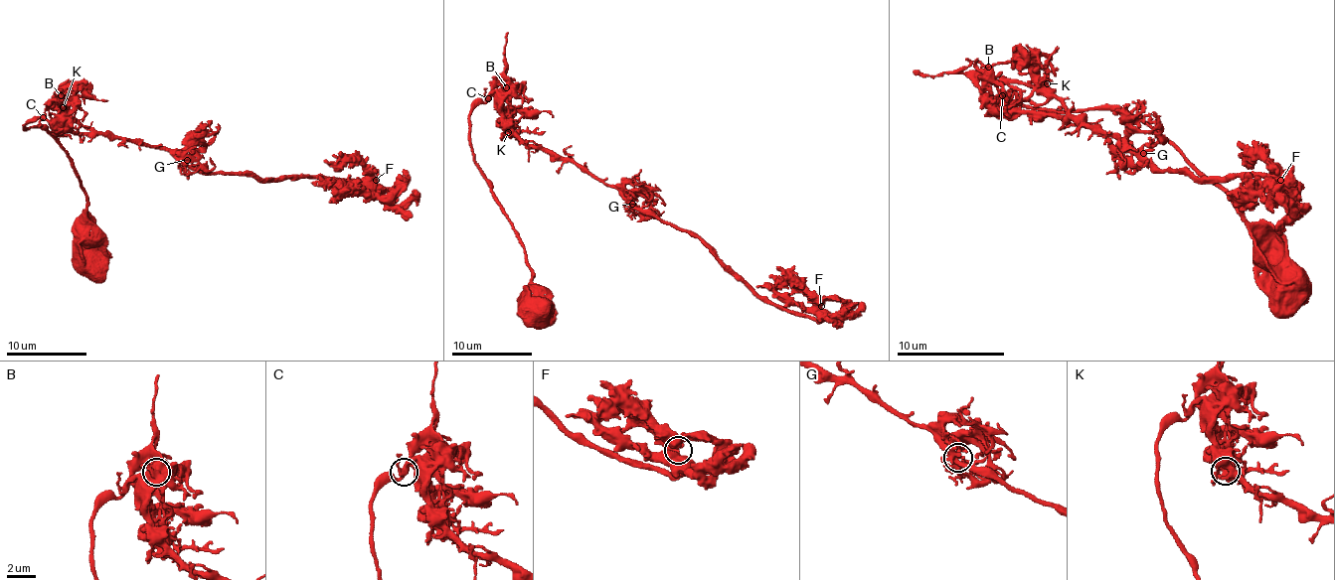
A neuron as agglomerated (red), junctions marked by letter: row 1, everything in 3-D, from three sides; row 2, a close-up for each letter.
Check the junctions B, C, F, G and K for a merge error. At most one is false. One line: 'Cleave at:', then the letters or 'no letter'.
Cleave at: no letter

